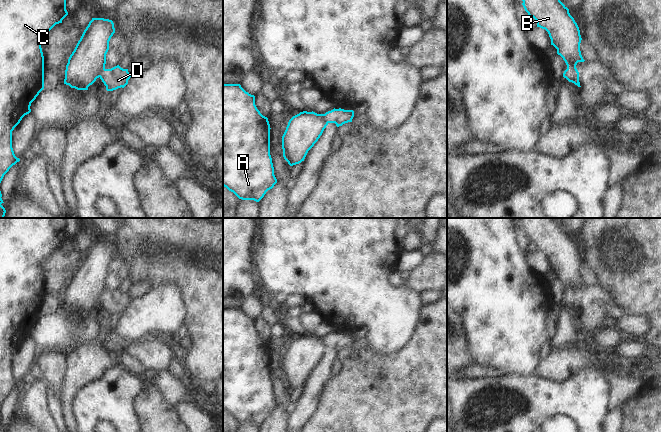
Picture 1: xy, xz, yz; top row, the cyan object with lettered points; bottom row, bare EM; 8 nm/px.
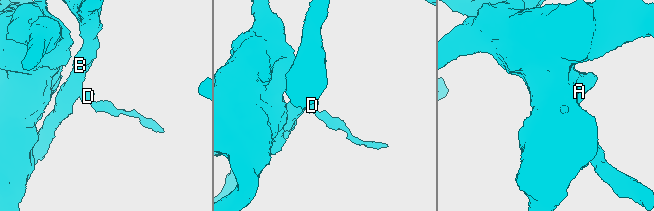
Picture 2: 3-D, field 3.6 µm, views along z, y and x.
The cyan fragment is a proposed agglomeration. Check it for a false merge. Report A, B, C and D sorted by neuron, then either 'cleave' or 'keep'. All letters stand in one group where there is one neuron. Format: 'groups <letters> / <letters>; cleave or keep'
groups A B C / D; cleave

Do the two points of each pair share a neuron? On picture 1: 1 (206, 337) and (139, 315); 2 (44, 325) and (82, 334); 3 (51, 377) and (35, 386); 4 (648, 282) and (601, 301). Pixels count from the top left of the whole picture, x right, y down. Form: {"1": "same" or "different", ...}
{"1": "different", "2": "same", "3": "different", "4": "different"}

